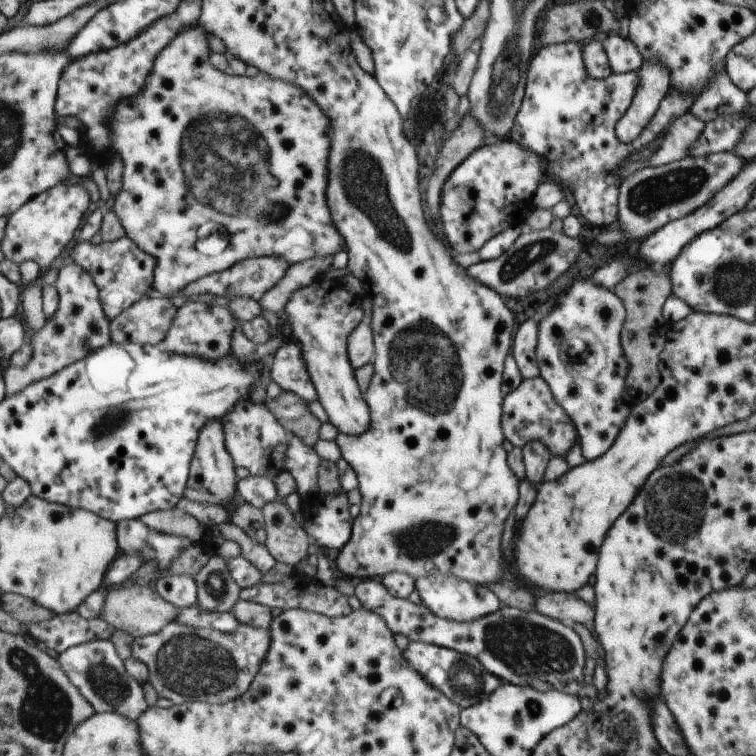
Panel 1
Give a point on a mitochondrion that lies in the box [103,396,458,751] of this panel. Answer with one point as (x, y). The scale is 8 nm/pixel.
(197, 665)

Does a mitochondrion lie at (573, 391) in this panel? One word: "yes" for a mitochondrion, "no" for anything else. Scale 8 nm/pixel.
no

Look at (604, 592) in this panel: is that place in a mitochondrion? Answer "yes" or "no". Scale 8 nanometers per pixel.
no

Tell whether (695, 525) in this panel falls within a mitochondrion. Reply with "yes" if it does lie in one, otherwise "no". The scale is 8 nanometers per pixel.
no

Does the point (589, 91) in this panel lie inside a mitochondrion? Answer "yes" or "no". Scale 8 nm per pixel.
no

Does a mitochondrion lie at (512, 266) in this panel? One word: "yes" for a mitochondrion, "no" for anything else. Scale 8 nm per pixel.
yes

